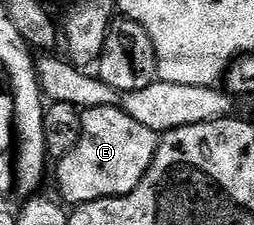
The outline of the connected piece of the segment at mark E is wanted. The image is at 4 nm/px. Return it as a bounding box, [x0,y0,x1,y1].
[55,106,158,205]

